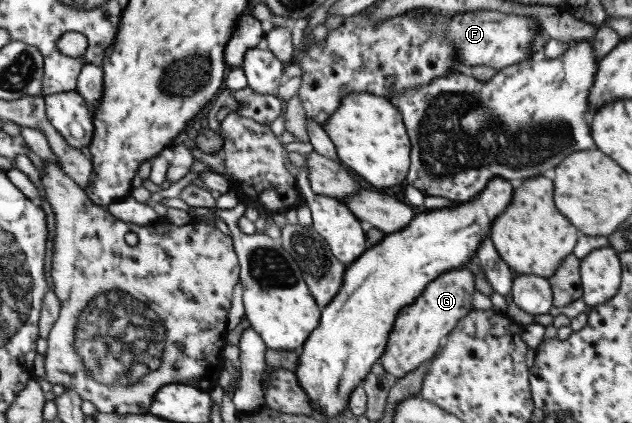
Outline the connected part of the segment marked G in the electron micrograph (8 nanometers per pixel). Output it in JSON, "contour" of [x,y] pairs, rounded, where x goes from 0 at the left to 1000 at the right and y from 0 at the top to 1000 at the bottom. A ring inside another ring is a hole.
{"contour":[[[734,634],[707,638],[677,669],[655,714],[630,738],[623,771],[601,842],[601,863],[617,889],[633,894],[665,861],[684,849],[699,818],[699,804],[718,778],[728,752],[747,728],[748,648]]]}

